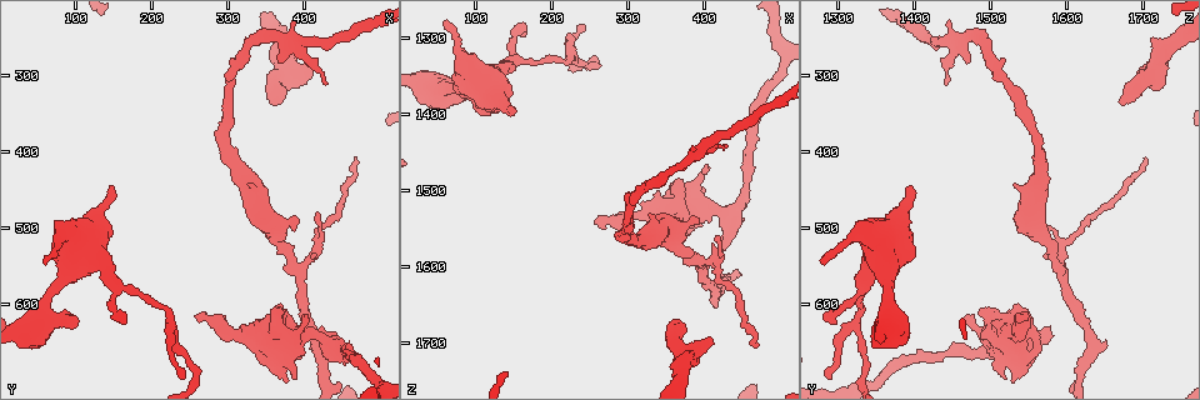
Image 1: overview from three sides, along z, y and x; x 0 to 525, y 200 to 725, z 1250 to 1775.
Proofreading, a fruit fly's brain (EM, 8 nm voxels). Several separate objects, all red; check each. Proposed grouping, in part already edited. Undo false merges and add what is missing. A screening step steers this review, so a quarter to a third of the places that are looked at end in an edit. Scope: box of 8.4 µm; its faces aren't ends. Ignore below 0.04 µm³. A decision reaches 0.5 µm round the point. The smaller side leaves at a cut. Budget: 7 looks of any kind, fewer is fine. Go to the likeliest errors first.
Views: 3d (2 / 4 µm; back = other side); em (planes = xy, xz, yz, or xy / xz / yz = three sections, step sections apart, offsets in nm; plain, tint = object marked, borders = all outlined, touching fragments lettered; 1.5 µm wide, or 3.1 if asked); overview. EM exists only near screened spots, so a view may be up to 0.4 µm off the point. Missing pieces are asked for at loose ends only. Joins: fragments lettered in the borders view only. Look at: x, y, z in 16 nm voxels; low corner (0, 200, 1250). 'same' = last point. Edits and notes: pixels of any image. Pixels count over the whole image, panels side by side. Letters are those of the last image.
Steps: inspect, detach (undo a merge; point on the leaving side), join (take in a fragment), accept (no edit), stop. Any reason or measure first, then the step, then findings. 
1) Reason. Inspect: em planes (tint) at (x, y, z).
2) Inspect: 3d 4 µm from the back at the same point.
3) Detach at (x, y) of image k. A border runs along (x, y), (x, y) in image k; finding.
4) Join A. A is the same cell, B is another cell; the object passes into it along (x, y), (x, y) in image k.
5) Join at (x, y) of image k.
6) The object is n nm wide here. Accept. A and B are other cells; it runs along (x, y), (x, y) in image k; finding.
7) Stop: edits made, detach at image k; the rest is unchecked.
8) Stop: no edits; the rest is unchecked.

Thick end. Inspect: em planes (borders) at (360, 335, 1665).

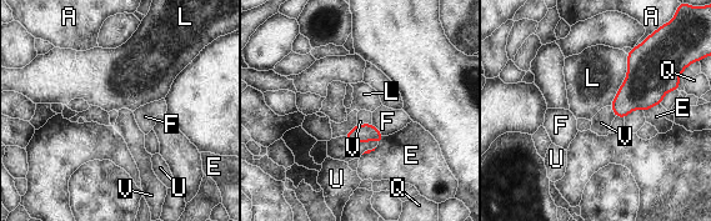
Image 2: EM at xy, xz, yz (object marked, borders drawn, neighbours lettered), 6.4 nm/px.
The longest contact is with L, 360 nm. Join V. V is the same cell, A, E, F, L, Q and U are other cells; the object passes into it along (365, 132), (364, 124), (364, 116) in image 2; it goes on there.

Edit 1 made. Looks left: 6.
Redraw. Inspect: overview.

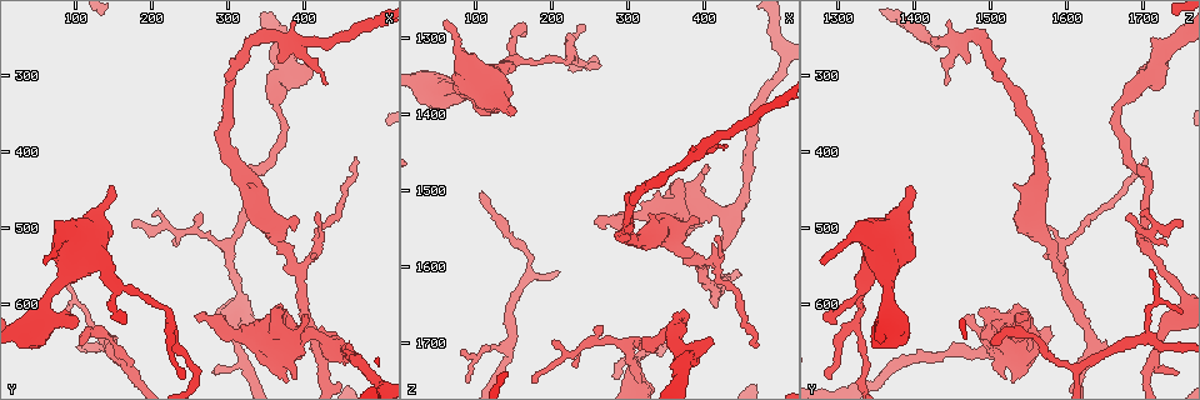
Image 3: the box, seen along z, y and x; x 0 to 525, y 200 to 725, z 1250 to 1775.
An open end. Inspect: em planes (borders) at (425, 630, 1575).

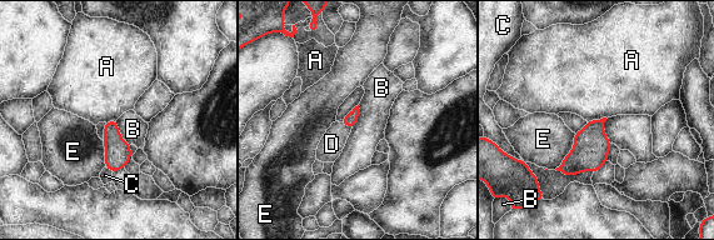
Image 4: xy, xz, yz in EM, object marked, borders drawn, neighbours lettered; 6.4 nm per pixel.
The longest contact is with E, 280 nm. Join D. D is the same cell, A, B, C and E are other cells; it goes on there.

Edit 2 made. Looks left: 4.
Inspect: overview.

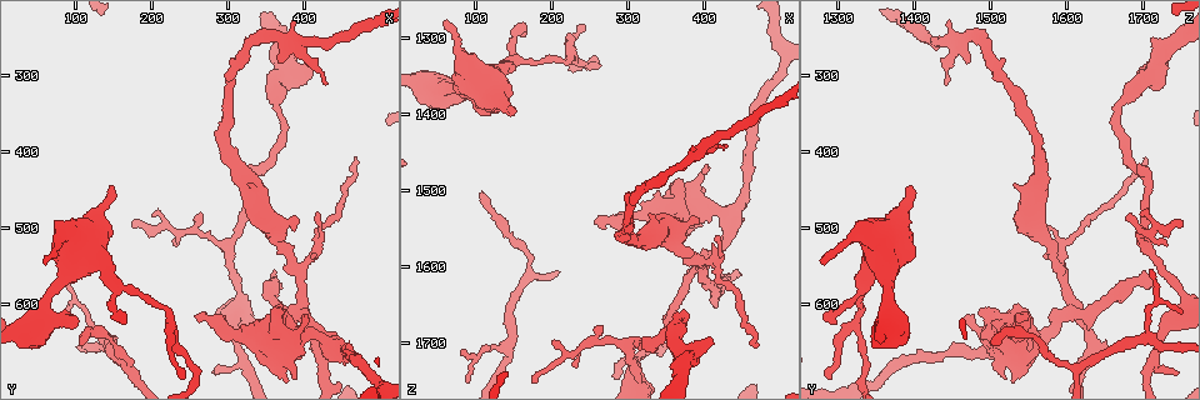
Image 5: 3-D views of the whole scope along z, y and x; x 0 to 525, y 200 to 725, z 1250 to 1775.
Branch stops here. Inspect: 3d 4 µm at (355, 570, 1715).

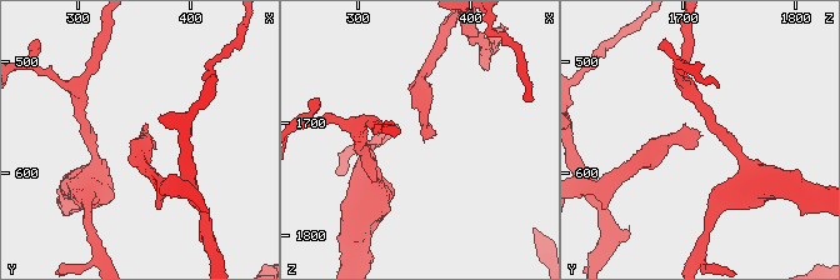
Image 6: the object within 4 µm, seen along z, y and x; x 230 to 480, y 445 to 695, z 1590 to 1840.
Shape alone is not enough. Inspect: em planes (plain) at (358, 568, 1718).

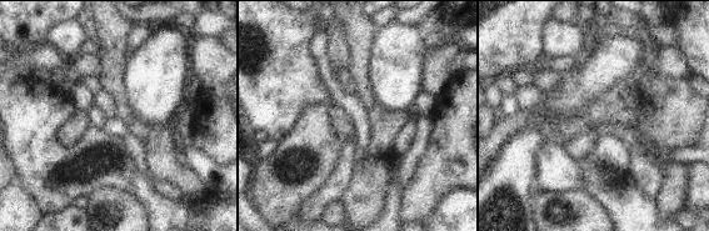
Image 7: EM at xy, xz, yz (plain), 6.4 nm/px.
Inspect: em planes (borders) at the same point.

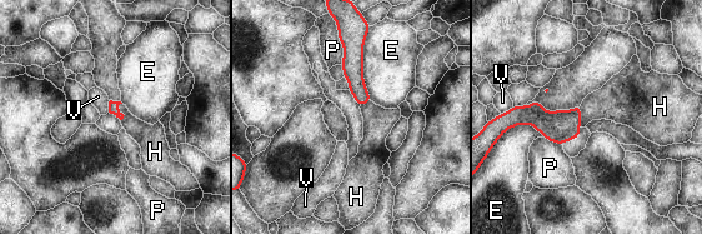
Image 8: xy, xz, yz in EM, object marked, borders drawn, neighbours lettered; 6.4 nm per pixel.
Join H. H is the same cell, E, P and V are other cells; the object passes into it along (113, 105), (118, 105), (144, 134) in image 8; the cell continues.

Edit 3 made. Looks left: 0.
Stop: edits made, join at image 2, join at image 4, join at image 8; the rest is unchecked.

